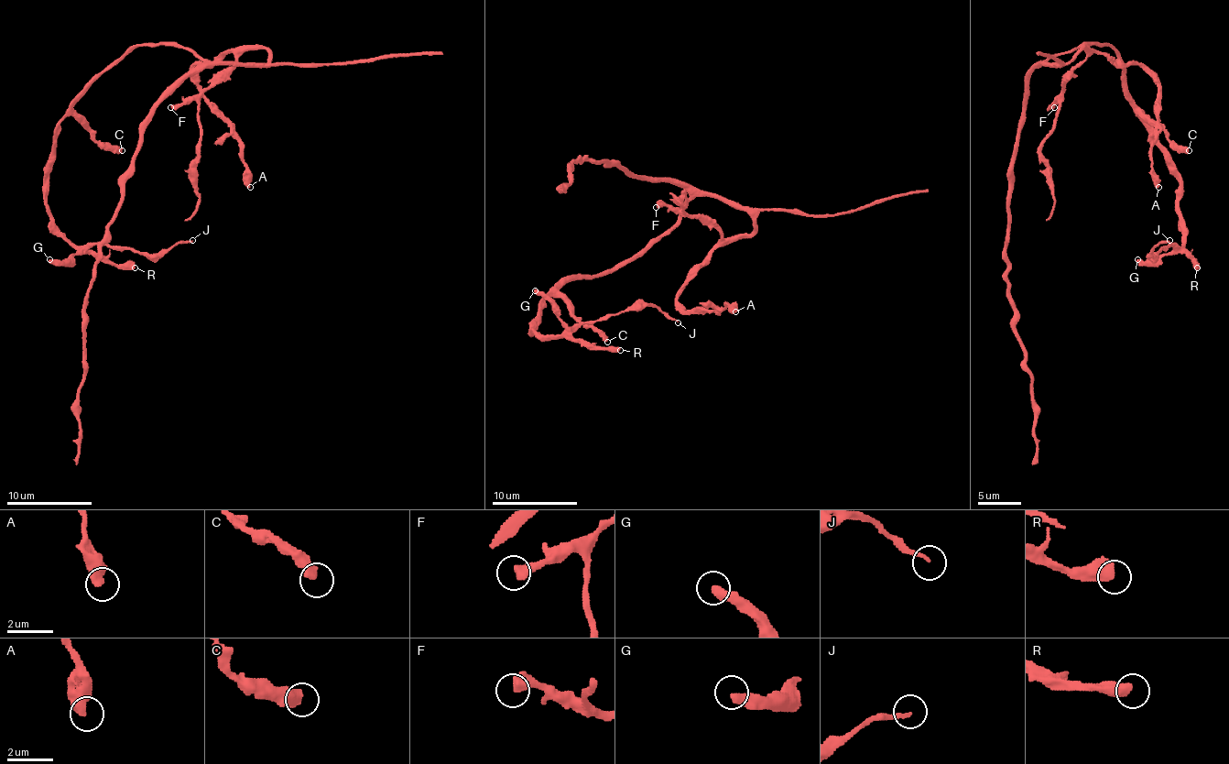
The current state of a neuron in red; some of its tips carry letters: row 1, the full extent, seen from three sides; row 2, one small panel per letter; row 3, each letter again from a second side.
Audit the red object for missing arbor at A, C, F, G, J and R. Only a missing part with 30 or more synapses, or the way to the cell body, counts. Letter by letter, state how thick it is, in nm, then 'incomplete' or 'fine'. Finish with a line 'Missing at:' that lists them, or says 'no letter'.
A: 550 nm | fine
C: 440 nm | fine
F: 500 nm | incomplete
G: 420 nm | fine
J: 180 nm | fine
R: 550 nm | fine
Missing at: F

